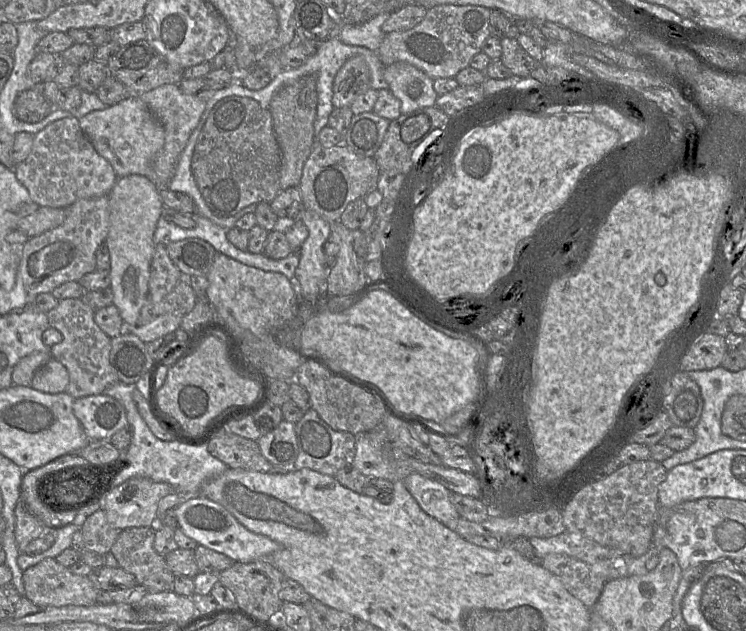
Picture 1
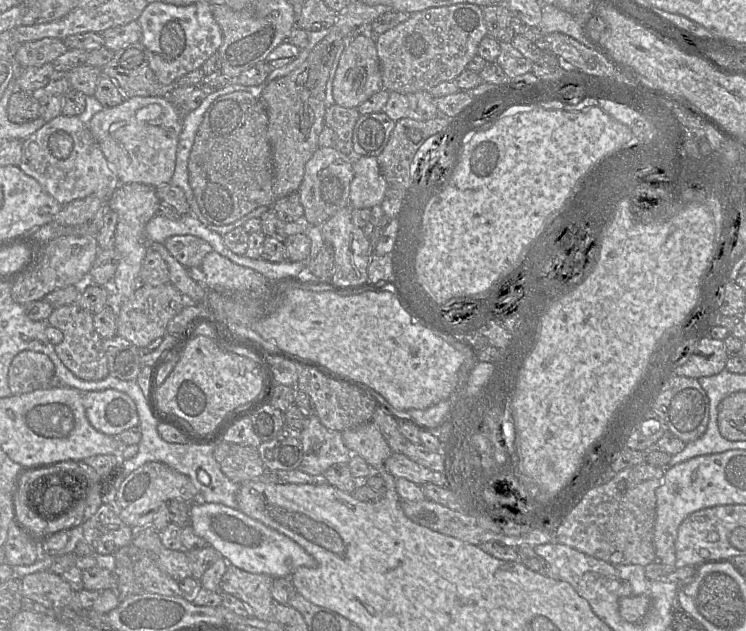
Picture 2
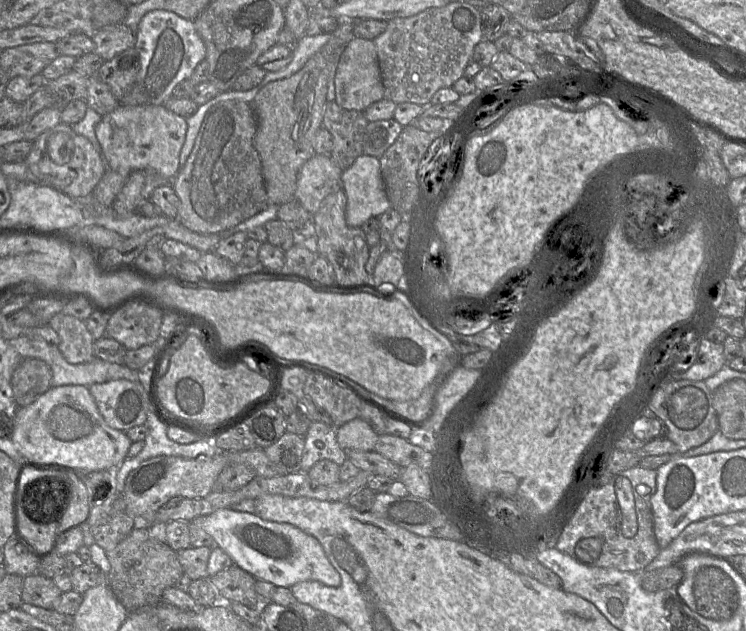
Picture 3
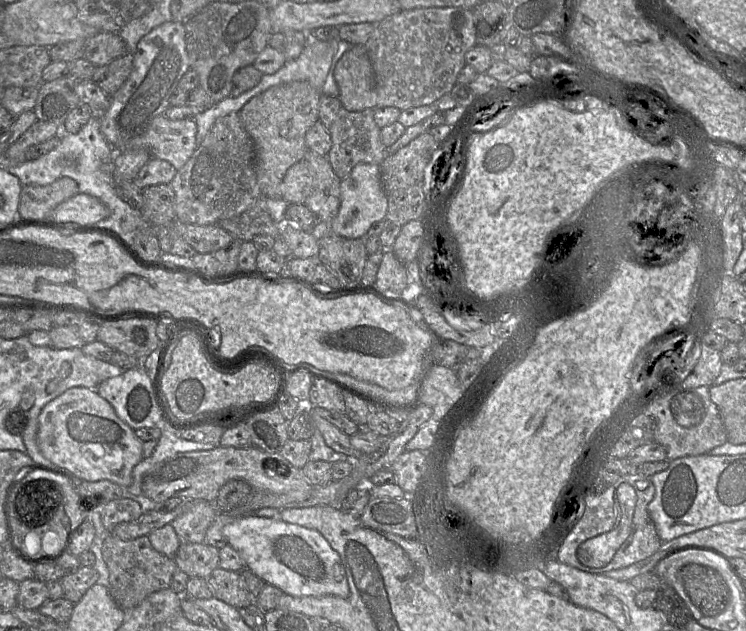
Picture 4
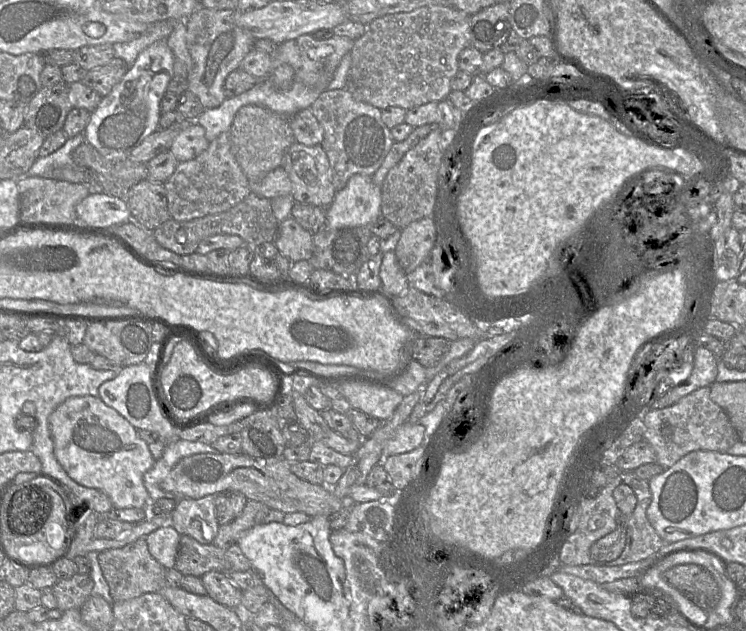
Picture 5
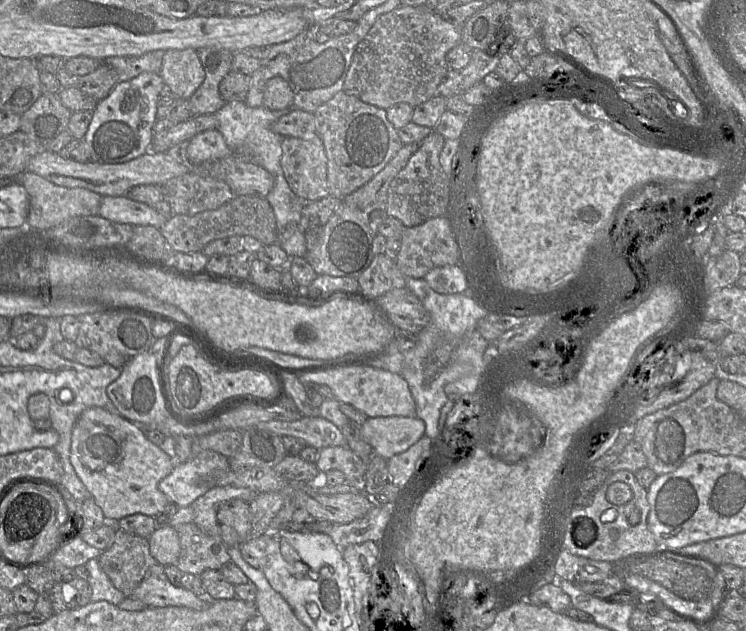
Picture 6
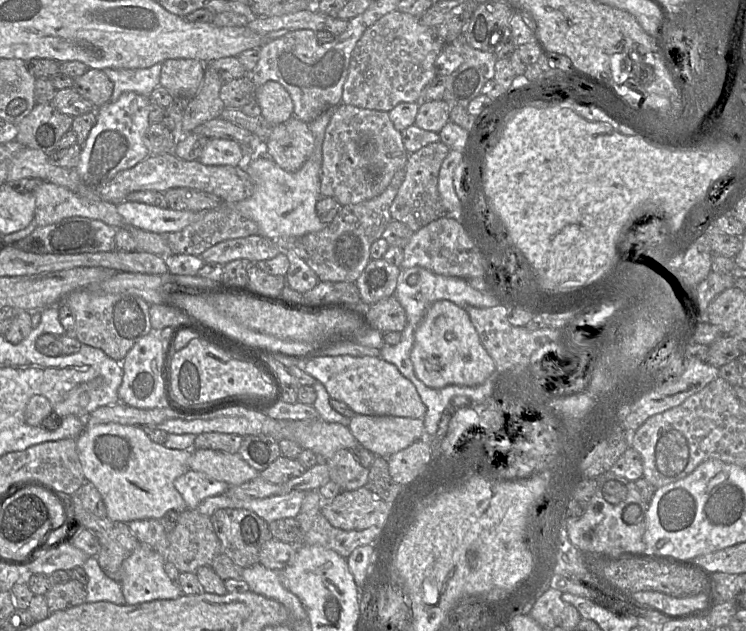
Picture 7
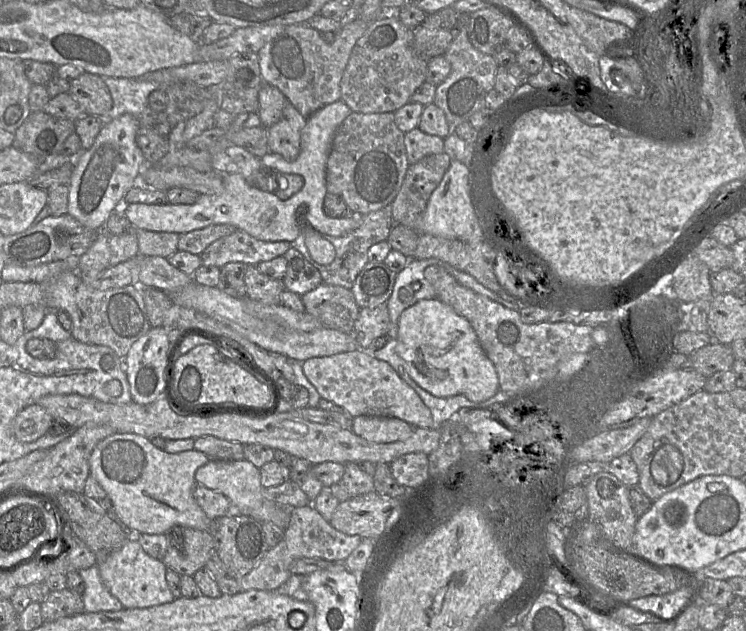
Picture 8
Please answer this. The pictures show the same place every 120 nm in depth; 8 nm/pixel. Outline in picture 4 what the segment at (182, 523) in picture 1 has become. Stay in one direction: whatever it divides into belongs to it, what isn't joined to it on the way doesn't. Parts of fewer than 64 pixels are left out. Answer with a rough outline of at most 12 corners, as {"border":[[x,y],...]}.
{"border":[[245,515],[226,543],[266,584],[295,597],[349,596],[321,533]]}

